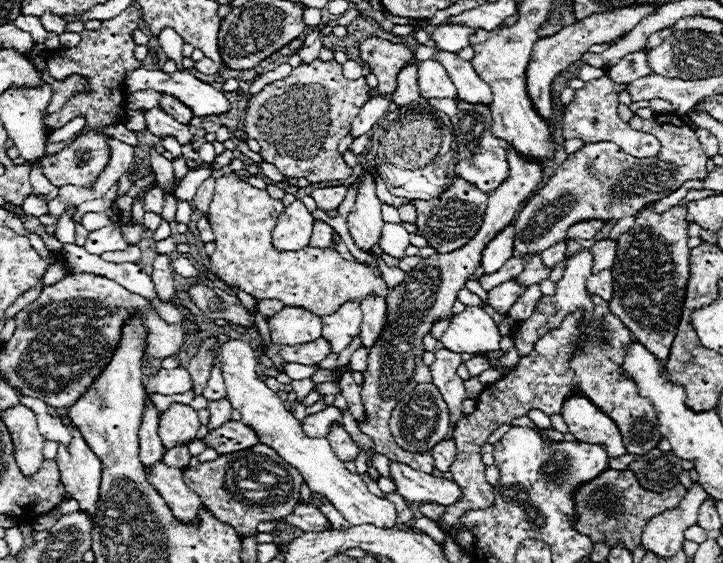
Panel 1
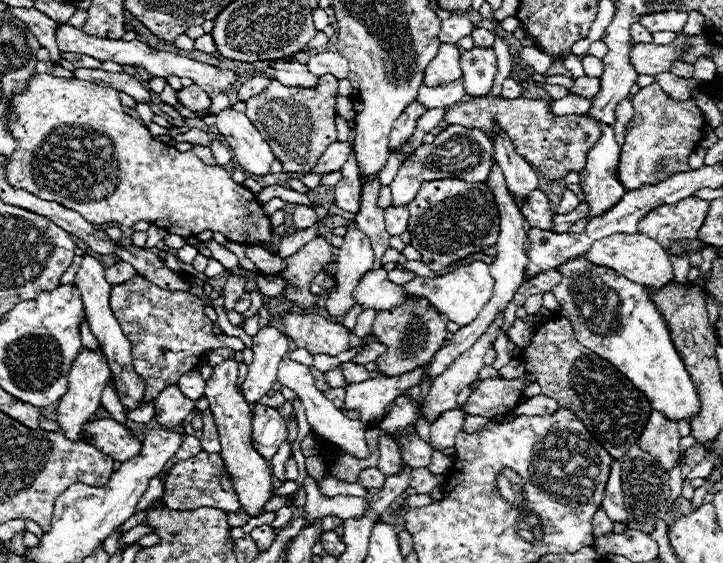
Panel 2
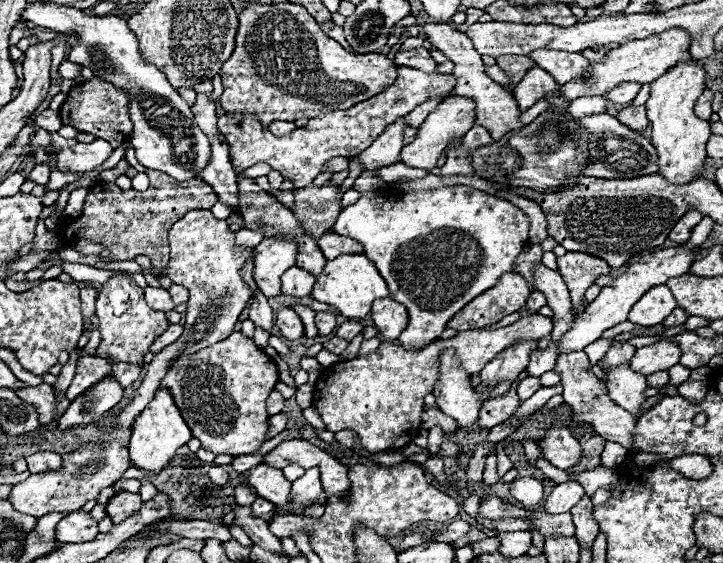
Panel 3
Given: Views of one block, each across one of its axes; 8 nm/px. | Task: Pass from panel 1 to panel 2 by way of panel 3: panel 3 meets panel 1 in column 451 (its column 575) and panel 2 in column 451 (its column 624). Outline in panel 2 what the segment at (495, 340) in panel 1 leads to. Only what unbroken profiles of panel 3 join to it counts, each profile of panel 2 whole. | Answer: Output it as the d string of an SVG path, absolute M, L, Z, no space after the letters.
M474 260L470 264L454 268L452 272L446 272L438 278L418 276L418 278L414 278L412 282L408 282L404 286L406 286L406 290L410 290L410 294L428 298L430 304L436 306L438 312L448 316L448 320L456 322L458 326L466 326L480 314L482 306L490 300L490 294L492 294L492 288L494 288L494 278L490 276L490 270L488 270L486 262Z

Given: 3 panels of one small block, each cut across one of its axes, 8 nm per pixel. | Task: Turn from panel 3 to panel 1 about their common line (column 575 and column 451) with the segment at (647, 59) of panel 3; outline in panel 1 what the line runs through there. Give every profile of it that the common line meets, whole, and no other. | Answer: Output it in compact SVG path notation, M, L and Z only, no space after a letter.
M424 60L418 64L418 88L420 96L426 100L456 98L456 88L450 82L450 76L434 60Z

